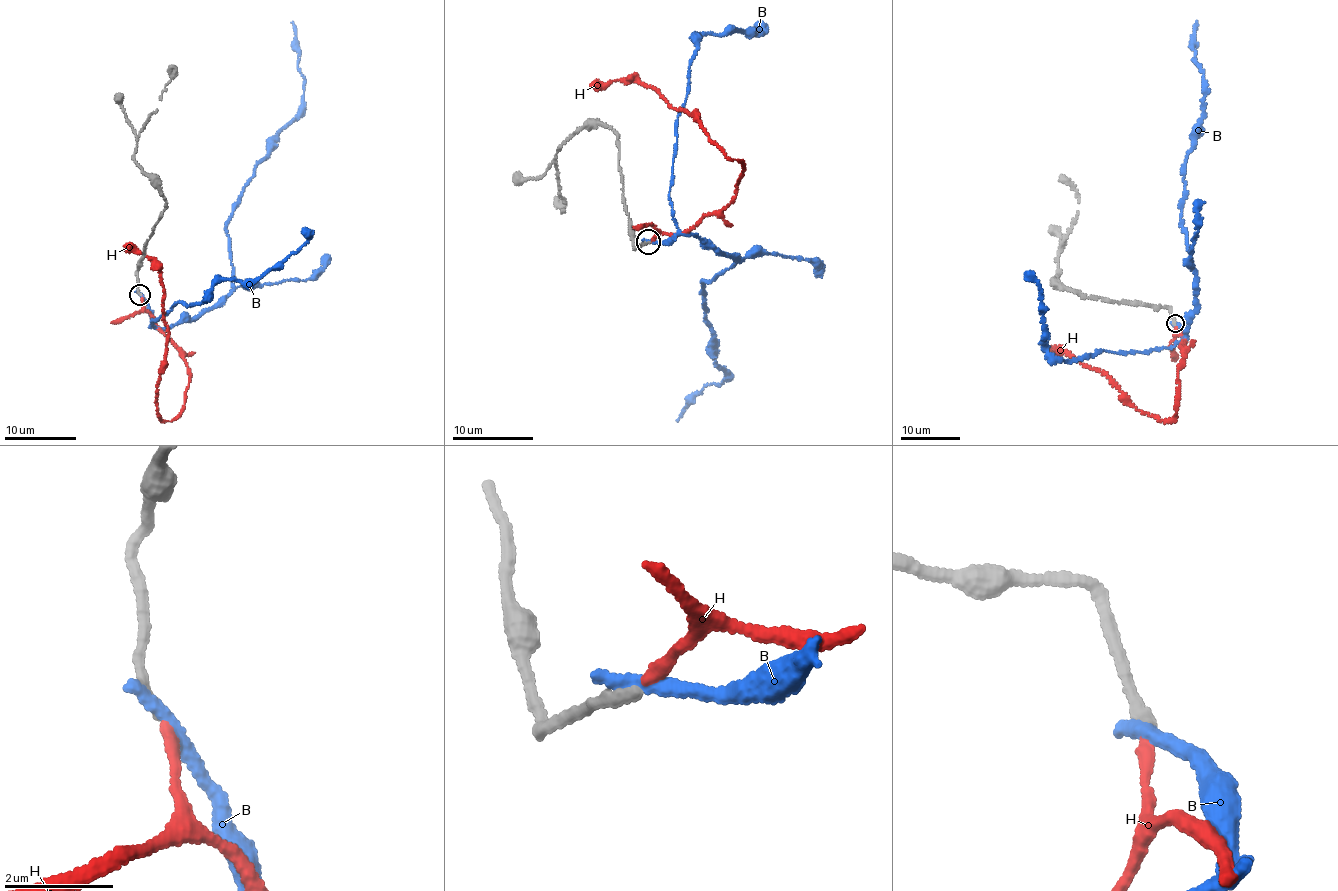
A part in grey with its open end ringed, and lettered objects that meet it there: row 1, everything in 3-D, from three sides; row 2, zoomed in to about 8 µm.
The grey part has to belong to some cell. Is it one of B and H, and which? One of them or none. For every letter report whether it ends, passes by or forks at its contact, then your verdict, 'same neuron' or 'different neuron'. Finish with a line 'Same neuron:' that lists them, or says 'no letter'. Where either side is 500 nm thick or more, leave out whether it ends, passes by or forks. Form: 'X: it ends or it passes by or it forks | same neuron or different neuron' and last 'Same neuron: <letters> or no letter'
B: it ends | different neuron
H: it ends | same neuron
Same neuron: H

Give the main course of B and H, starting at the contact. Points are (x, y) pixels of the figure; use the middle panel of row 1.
B: (647, 243), (694, 235), (739, 261), (704, 280), (700, 293), (707, 346), (725, 378), (695, 394), (677, 421)
H: (650, 242), (719, 211), (736, 194), (745, 169), (697, 120), (651, 87), (633, 78), (589, 86)

